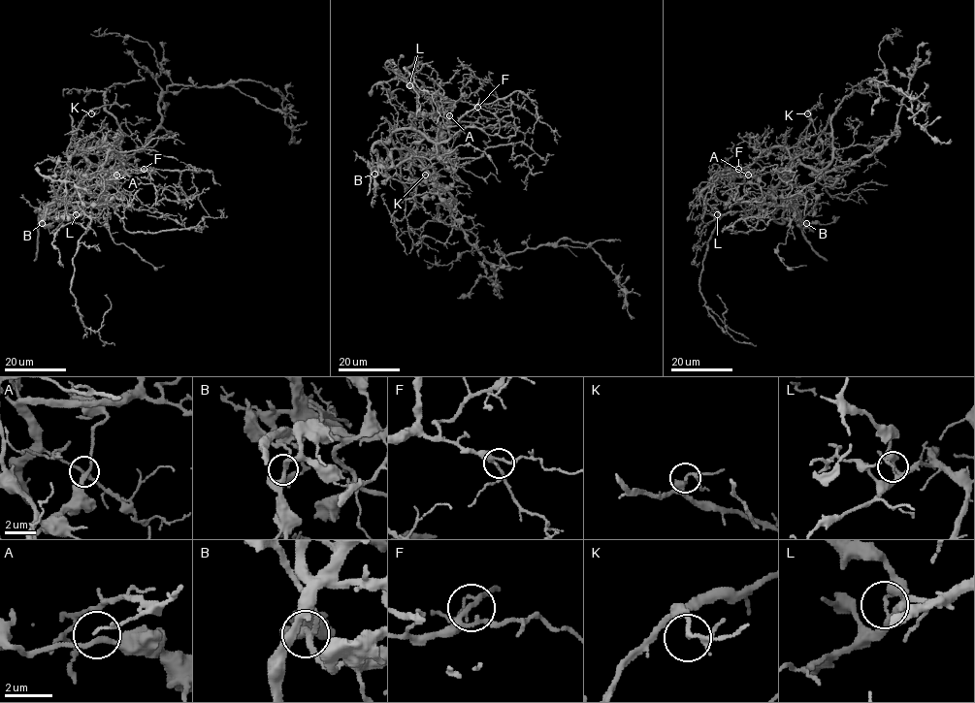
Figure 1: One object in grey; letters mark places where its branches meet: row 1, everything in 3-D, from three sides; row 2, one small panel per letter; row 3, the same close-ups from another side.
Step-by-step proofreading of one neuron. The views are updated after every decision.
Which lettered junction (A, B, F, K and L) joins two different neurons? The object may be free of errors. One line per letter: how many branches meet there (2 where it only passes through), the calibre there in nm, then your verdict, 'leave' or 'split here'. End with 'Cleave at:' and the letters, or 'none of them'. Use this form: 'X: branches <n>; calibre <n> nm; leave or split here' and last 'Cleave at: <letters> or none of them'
A: branches 3; calibre 180 nm; leave
B: branches 3; calibre 240 nm; leave
F: branches 3; calibre 180 nm; leave
K: branches 3; calibre 150 nm; leave
L: branches 3; calibre 190 nm; split here
Cleave at: L

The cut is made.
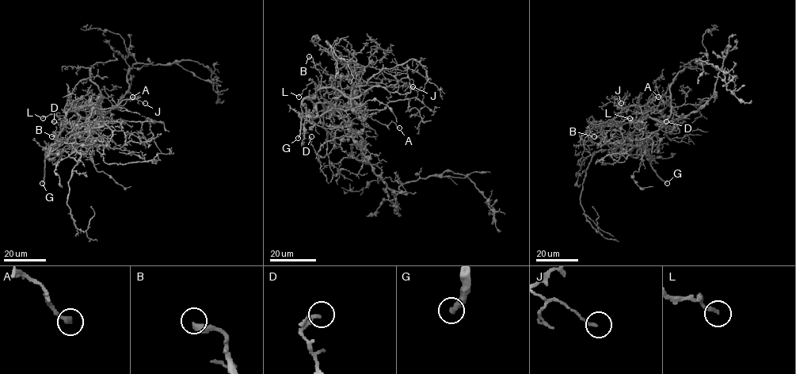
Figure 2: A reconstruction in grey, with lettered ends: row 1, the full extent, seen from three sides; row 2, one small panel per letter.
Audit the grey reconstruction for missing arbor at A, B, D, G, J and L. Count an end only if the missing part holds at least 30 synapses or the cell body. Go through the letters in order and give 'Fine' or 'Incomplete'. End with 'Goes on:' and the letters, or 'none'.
A: Fine
B: Fine
D: Fine
G: Incomplete
J: Fine
L: Fine
Goes on: G

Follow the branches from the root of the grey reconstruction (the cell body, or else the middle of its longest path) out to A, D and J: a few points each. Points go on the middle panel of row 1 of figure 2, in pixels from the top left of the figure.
A: (361, 148), (349, 135), (363, 127), (355, 108), (382, 124), (393, 121), (399, 127)
D: (361, 148), (340, 127), (335, 131), (334, 147), (328, 154), (320, 157), (309, 139), (311, 136)
J: (361, 148), (349, 135), (363, 127), (352, 106), (352, 95), (363, 83), (383, 78), (413, 86)

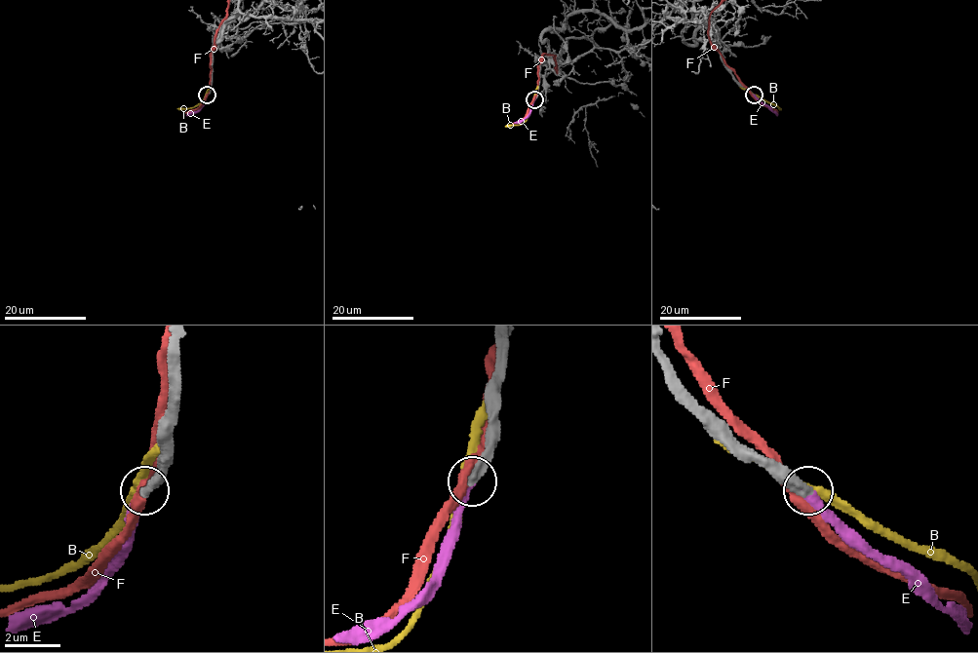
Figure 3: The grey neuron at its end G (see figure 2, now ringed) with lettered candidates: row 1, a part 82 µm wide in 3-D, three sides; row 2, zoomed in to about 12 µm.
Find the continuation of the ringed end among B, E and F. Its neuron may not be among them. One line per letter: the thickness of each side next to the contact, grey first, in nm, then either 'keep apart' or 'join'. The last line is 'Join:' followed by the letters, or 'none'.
B: 360 nm thick on the grey side, 280 nm on the other; keep apart
E: 400 nm thick on the grey side, 320 nm on the other; join
F: 480 nm thick on the grey side, 320 nm on the other; keep apart
Join: E

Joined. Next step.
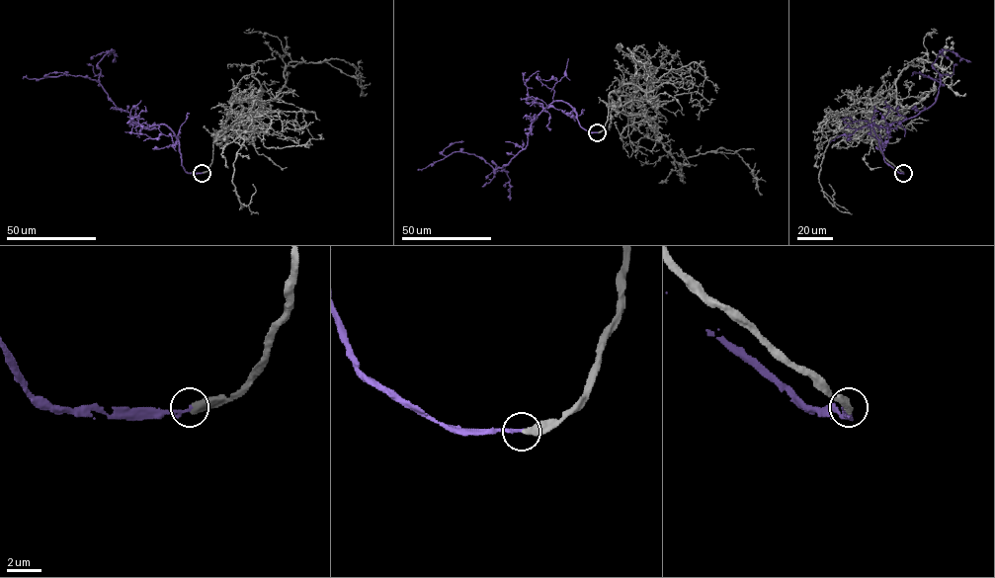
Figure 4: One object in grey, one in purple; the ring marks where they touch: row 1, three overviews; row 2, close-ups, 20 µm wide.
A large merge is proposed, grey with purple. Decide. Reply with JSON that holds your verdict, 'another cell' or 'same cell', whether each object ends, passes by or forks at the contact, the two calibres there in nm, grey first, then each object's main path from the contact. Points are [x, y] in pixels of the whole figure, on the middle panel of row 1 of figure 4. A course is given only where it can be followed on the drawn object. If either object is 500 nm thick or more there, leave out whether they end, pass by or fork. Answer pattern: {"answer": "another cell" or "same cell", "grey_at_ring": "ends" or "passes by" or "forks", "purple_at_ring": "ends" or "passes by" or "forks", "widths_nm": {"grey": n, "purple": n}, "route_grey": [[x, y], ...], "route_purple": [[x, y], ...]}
{"answer": "same cell", "grey_at_ring": "ends", "purple_at_ring": "ends", "widths_nm": {"grey": 440, "purple": 200}, "route_grey": [[598, 132], [610, 107], [639, 100], [648, 124], [679, 165], [720, 148], [734, 150], [751, 170], [762, 195]], "route_purple": [[597, 132], [583, 128], [570, 105], [553, 101], [532, 123], [528, 144], [503, 166], [456, 151], [417, 169]]}

